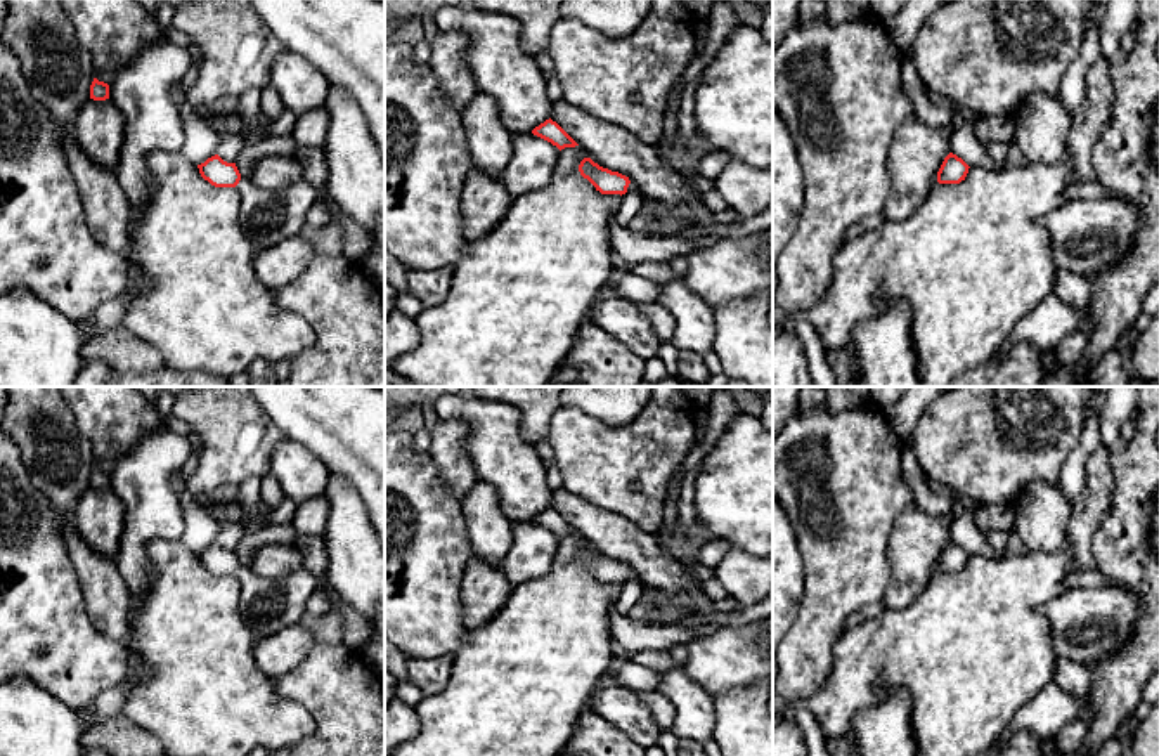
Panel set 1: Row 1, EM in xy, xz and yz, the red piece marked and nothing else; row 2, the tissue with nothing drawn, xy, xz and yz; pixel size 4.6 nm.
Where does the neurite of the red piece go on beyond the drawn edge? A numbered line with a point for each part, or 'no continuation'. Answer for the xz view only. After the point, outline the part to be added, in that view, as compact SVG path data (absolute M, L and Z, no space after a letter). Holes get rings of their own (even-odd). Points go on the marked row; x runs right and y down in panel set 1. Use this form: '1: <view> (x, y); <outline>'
1: xz (667, 222); M632 180L627 191L636 191L643 196L641 210L646 210L655 218L655 234L660 238L681 234L686 229L686 222L674 210L664 203L648 198Z

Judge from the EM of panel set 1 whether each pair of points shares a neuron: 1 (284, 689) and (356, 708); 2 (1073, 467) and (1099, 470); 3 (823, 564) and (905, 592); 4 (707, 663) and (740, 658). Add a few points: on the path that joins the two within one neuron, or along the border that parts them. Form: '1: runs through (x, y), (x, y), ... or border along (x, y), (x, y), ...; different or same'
1: runs through (302, 689), (338, 690); same
2: border along (1100, 444), (1088, 458), (1087, 486), (1069, 501); different
3: border along (887, 545), (889, 585), (880, 600); different
4: runs through (716, 663), (731, 658); same

